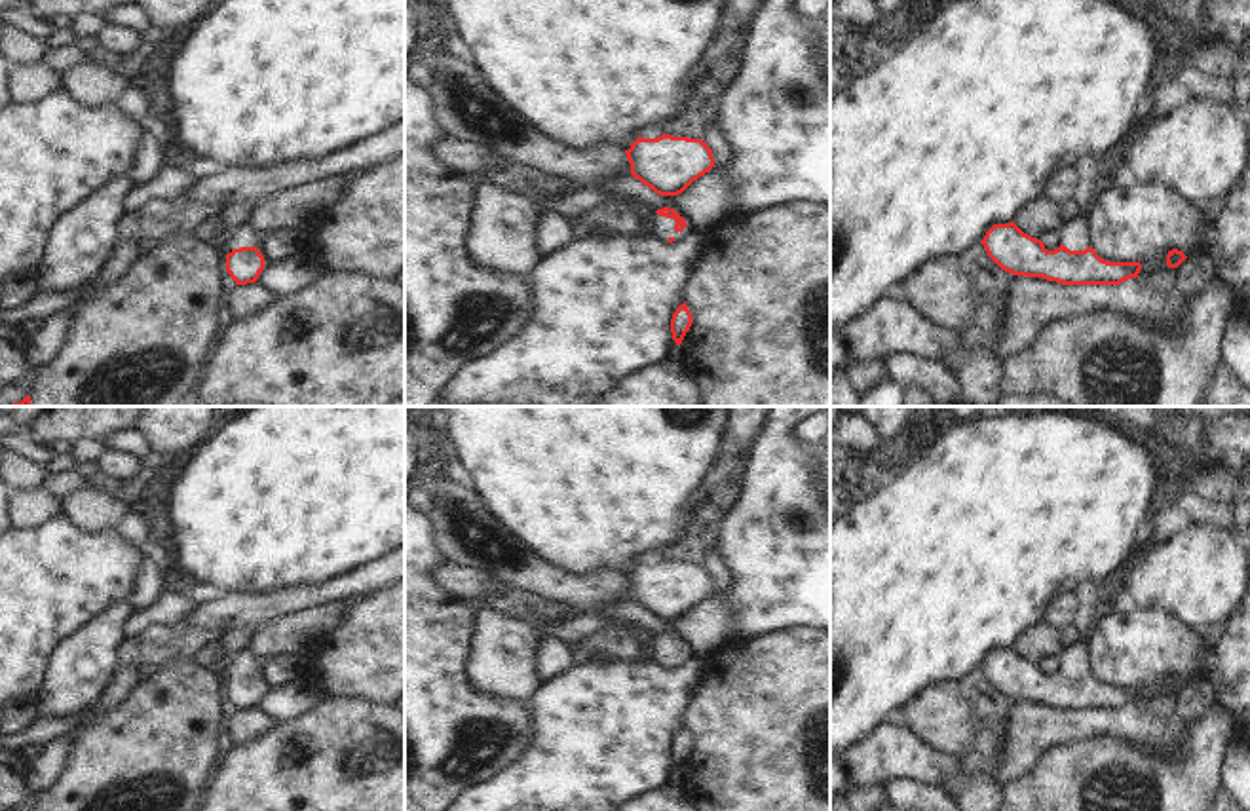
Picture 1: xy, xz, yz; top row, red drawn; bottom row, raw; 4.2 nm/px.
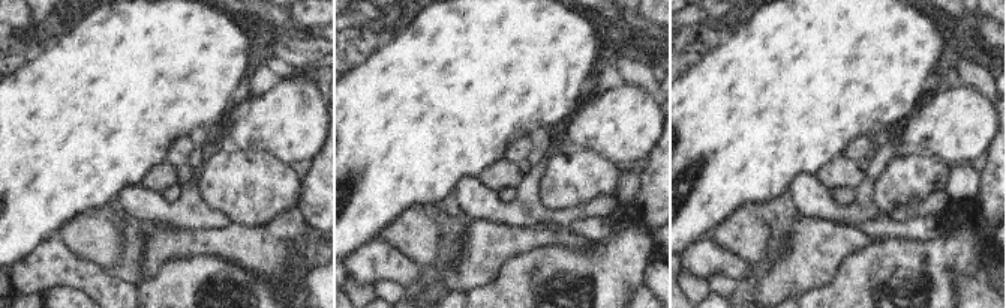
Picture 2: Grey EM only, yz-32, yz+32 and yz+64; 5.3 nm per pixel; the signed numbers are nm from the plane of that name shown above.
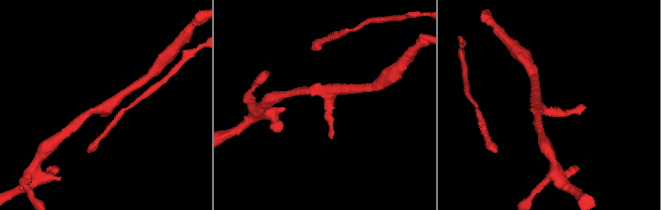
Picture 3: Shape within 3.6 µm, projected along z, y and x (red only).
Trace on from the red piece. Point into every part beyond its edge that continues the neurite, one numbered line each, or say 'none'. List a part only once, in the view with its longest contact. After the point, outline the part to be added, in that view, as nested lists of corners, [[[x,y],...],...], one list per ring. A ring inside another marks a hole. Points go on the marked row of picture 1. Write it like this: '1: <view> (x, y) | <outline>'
1: xz (662, 228) | [[[653,211],[650,236],[655,237],[657,241],[669,243],[671,237],[674,237],[678,241],[678,239],[684,239],[686,236],[693,234],[690,220],[686,220],[688,226],[682,232],[676,232],[674,224],[676,224],[674,218],[659,217]]]

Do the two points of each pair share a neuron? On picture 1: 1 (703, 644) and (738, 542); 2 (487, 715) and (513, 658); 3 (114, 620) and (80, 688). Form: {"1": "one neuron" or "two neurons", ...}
{"1": "one neuron", "2": "two neurons", "3": "one neuron"}

